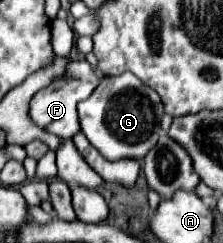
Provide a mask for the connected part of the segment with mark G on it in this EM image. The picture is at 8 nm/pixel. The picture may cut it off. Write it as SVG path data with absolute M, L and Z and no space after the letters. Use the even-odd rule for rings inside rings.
M123 73L117 77L103 77L97 89L89 99L77 105L81 131L89 139L89 143L107 159L123 159L133 157L141 159L159 139L161 135L161 117L163 105L159 95L141 83L133 73ZM103 109L105 109L105 125L103 125Z

